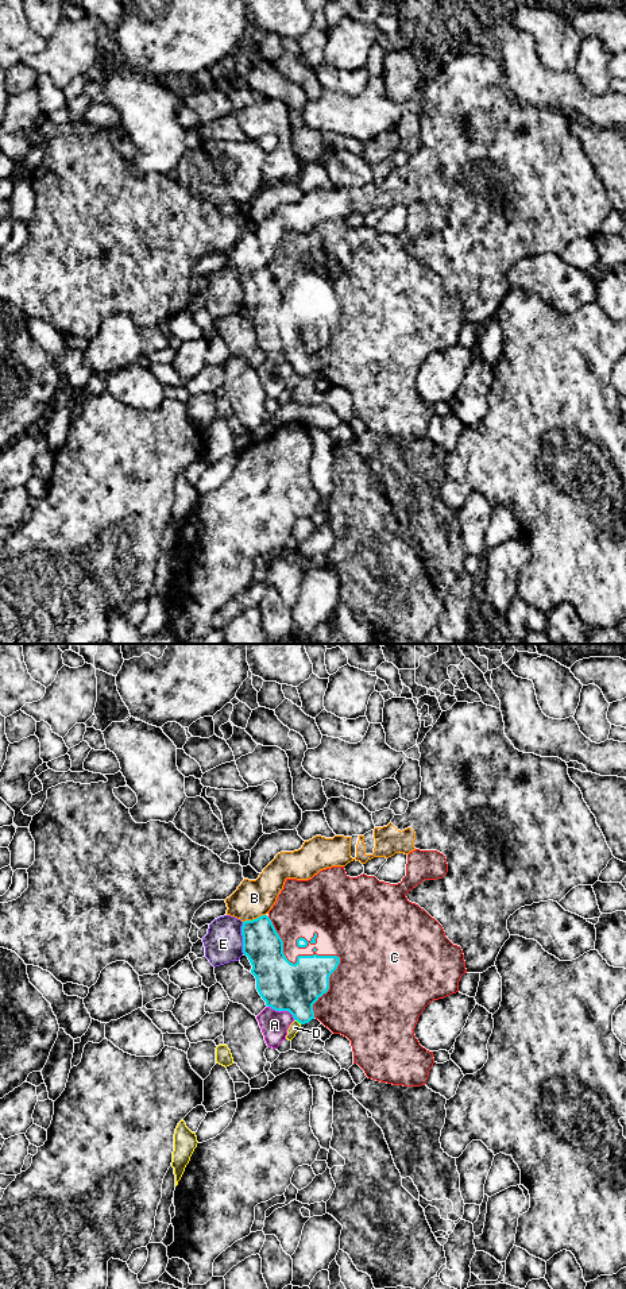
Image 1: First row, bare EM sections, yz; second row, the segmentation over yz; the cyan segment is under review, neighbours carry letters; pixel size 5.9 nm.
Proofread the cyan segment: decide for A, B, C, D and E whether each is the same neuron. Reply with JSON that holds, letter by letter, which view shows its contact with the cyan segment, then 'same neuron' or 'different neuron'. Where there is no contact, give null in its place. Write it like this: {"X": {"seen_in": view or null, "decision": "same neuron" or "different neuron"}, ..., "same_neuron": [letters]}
{"A": {"seen_in": "yz", "decision": "different neuron"}, "B": {"seen_in": "yz", "decision": "different neuron"}, "C": {"seen_in": "yz", "decision": "same neuron"}, "D": {"seen_in": "yz", "decision": "different neuron"}, "E": {"seen_in": "yz", "decision": "different neuron"}, "same_neuron": ["C"]}

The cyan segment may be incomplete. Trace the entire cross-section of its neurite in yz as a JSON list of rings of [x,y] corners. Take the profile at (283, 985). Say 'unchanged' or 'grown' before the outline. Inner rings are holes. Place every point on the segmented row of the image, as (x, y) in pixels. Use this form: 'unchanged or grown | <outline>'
grown | [[[416,849],[407,854],[406,876],[398,884],[379,881],[375,876],[360,875],[349,877],[344,867],[332,867],[320,871],[309,880],[286,879],[283,889],[277,898],[275,904],[267,915],[262,915],[252,921],[243,922],[243,953],[248,957],[252,969],[251,973],[256,979],[256,989],[267,1007],[275,1011],[289,1011],[294,1020],[301,1024],[318,1019],[333,1034],[341,1034],[351,1041],[353,1051],[353,1064],[358,1064],[368,1078],[403,1087],[425,1085],[429,1070],[434,1064],[433,1051],[426,1050],[414,1035],[414,1027],[425,1007],[433,1000],[444,999],[459,992],[459,981],[465,969],[464,954],[460,946],[453,945],[447,937],[443,926],[432,918],[418,904],[407,900],[406,894],[421,884],[424,880],[443,879],[448,872],[447,858],[437,850]]]

